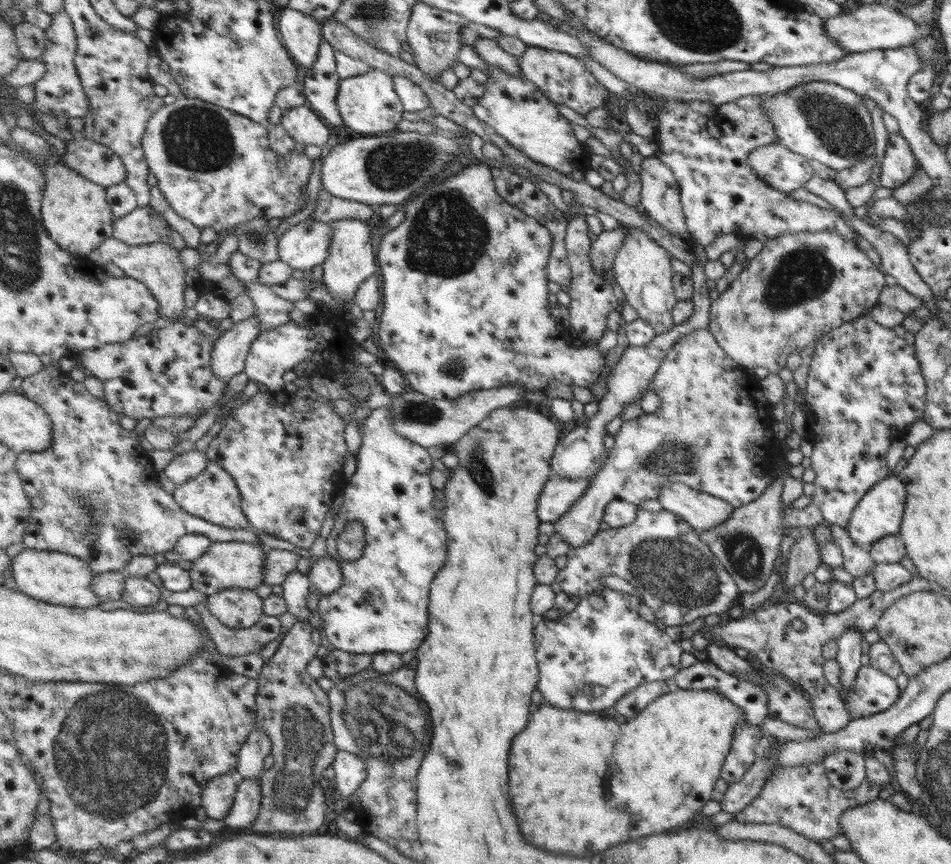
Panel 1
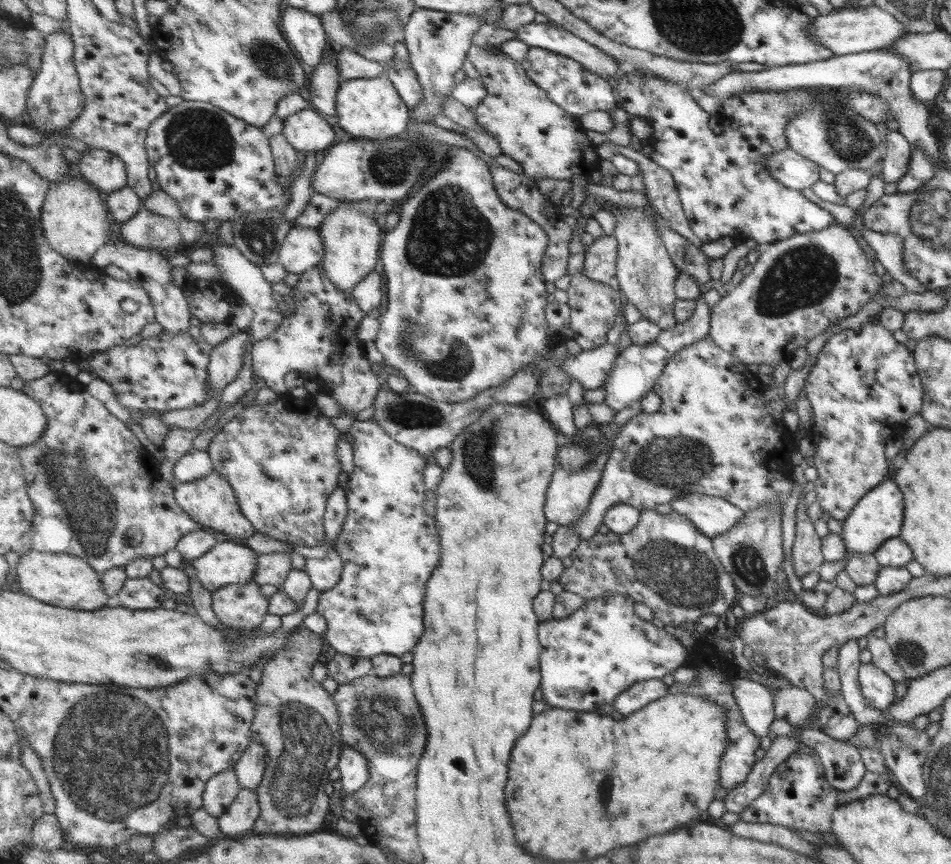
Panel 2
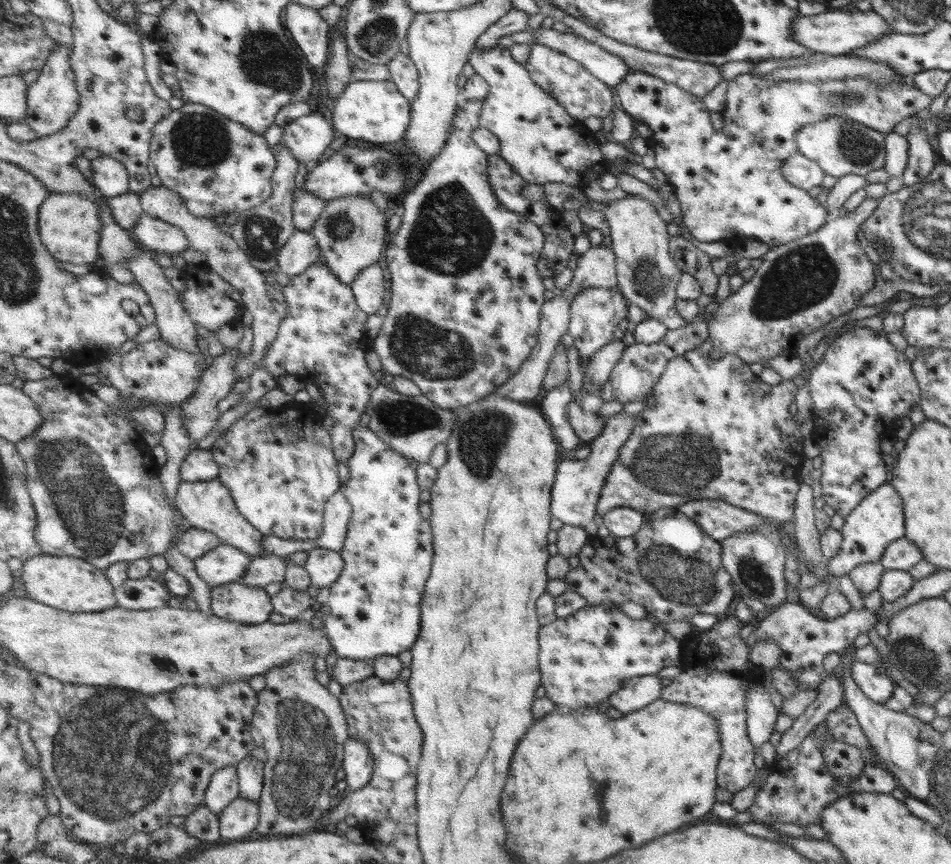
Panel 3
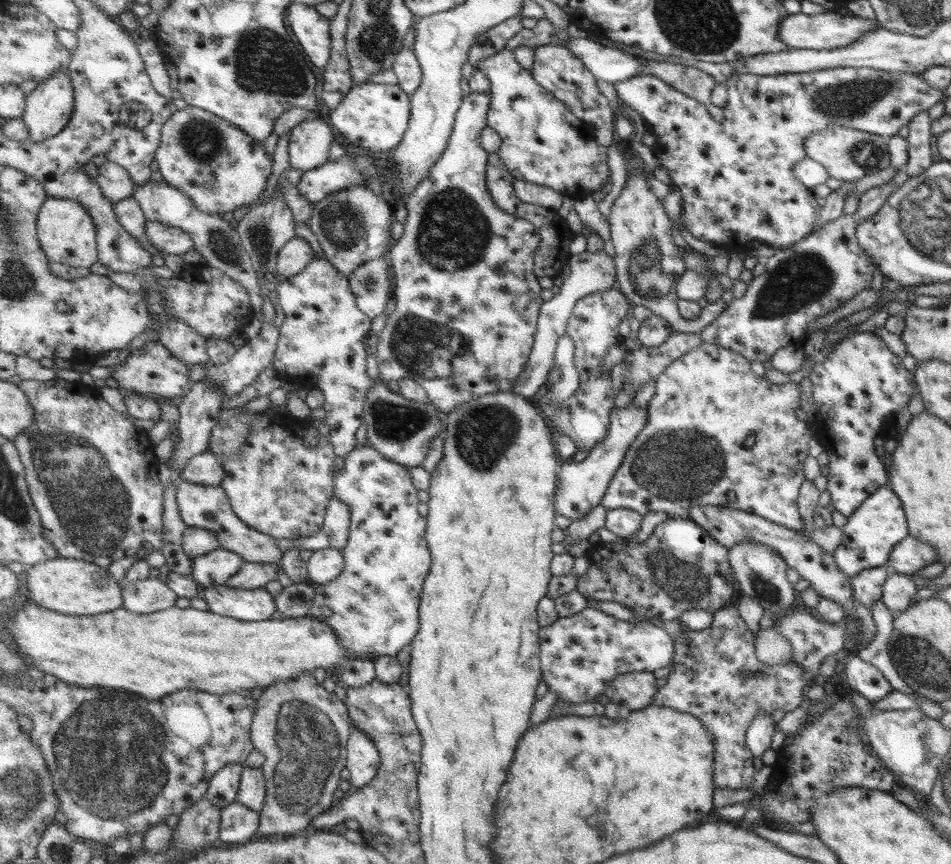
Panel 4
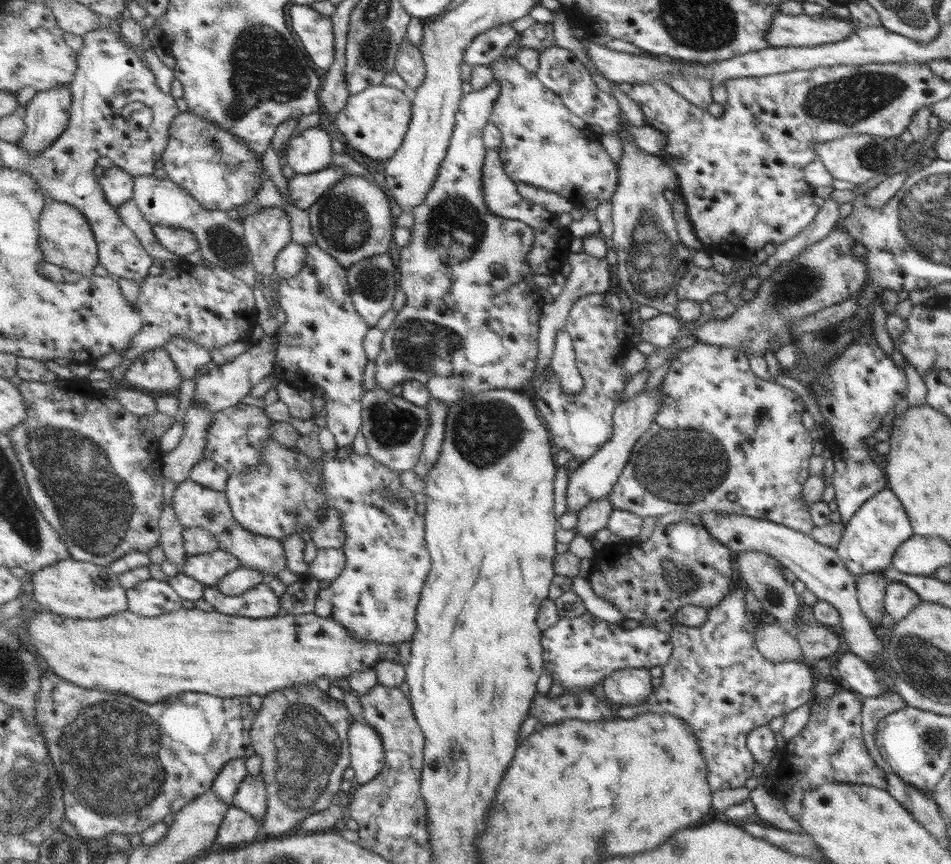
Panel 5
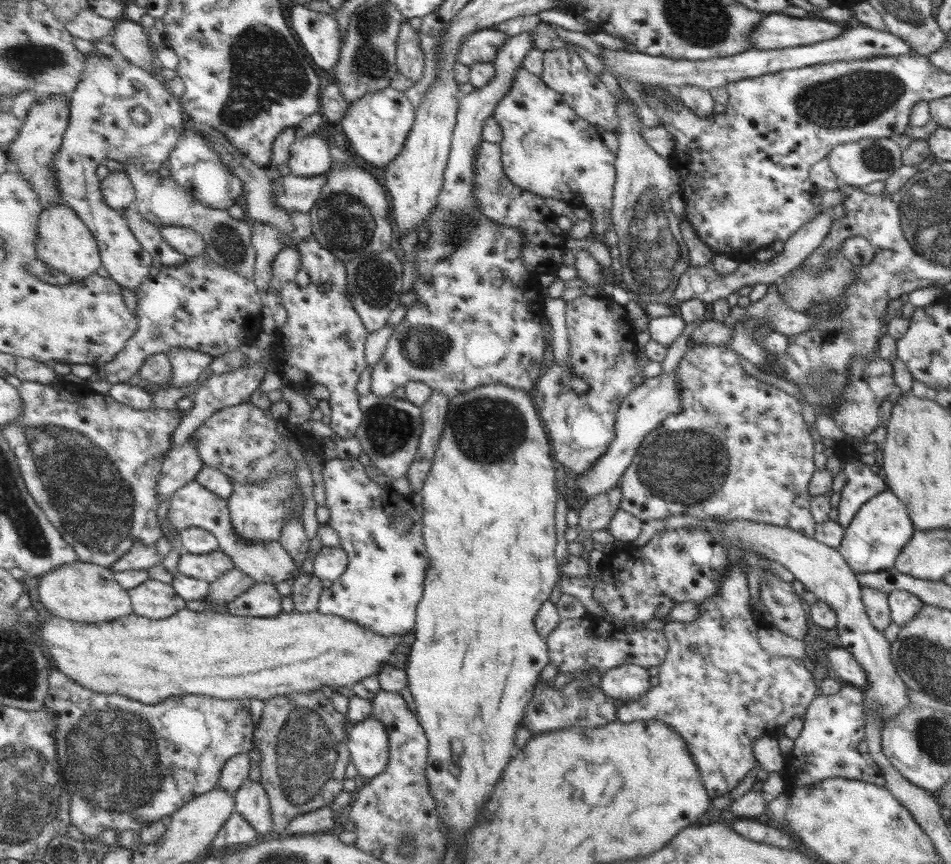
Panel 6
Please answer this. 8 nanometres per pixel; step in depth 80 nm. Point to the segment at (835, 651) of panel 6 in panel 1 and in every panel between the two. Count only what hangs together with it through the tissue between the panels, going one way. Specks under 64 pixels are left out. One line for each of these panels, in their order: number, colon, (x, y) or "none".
1: (873, 691)
2: (876, 688)
3: (873, 683)
4: (863, 677)
5: (861, 678)

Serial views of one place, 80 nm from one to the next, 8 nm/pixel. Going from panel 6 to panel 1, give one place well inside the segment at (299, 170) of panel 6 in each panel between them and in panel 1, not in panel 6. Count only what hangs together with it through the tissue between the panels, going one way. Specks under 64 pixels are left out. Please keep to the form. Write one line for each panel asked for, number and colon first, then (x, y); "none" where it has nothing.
1: (305, 126)
2: (307, 130)
3: (308, 137)
4: (310, 141)
5: (311, 151)

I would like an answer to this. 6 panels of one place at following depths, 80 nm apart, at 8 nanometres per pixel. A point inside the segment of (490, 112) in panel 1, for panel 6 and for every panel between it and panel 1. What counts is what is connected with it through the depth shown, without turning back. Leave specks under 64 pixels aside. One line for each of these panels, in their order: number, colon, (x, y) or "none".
2: (548, 142)
3: (543, 143)
4: (544, 143)
5: (546, 145)
6: (548, 149)

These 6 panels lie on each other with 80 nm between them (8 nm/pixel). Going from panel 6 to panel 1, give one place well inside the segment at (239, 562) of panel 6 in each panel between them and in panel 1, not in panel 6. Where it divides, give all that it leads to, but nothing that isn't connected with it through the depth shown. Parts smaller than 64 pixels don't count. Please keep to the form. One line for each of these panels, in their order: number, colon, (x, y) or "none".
1: (214, 496)
2: (212, 501)
3: (209, 505)
4: (204, 506)
5: (196, 506)

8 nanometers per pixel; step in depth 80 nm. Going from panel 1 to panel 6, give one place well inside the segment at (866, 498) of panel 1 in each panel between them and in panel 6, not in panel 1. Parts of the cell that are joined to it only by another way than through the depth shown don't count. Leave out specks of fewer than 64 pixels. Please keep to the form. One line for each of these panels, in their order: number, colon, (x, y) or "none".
2: (877, 516)
3: (877, 520)
4: (872, 530)
5: (869, 539)
6: (871, 542)

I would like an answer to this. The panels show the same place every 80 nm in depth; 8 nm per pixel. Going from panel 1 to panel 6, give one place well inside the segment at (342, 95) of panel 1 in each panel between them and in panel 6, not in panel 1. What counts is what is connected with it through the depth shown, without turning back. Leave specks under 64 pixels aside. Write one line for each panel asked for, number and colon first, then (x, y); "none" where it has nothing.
2: (373, 109)
3: (375, 112)
4: (374, 116)
5: (375, 122)
6: (377, 126)

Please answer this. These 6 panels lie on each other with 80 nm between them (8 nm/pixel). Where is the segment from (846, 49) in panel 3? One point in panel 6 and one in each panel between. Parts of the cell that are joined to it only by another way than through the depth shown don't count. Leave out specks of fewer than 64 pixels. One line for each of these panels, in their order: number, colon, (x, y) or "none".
4: (828, 31)
5: (784, 31)
6: (777, 30)

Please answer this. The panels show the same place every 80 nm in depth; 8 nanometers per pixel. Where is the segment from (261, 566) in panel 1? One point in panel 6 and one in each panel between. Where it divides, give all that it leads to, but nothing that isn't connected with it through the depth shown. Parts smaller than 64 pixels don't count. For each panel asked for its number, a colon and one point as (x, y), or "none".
2: (228, 563)
3: (226, 564)
4: (216, 568)
5: (209, 569)
6: (208, 567)

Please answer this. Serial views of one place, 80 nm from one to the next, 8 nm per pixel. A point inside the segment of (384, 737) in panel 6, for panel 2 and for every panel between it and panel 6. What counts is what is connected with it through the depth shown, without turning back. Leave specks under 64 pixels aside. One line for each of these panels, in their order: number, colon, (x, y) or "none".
2: (354, 768)
3: (359, 765)
4: (364, 761)
5: (367, 749)

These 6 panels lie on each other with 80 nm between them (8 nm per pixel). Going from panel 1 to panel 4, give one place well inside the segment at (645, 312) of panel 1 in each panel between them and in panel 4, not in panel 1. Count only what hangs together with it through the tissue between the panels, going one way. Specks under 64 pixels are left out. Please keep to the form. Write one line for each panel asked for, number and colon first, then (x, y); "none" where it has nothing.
2: (647, 275)
3: (648, 275)
4: (648, 264)

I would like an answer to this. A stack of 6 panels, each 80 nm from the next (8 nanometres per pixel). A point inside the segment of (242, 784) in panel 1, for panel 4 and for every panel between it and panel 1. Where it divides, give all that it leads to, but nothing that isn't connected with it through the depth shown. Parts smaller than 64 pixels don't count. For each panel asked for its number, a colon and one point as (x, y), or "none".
2: (241, 817)
3: (239, 821)
4: (240, 824)

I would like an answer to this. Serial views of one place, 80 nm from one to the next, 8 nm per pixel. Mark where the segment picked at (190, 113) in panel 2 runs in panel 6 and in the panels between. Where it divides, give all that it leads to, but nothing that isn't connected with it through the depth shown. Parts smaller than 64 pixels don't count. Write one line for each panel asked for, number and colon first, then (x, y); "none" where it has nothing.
3: (218, 166)
4: (222, 168)
5: (221, 171)
6: (193, 163)

